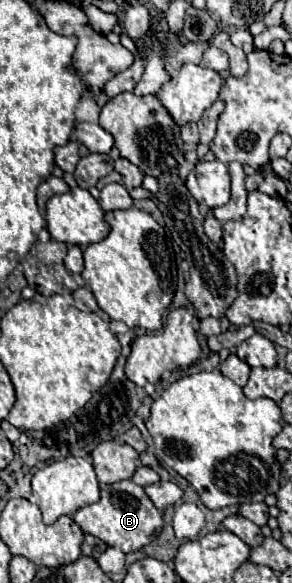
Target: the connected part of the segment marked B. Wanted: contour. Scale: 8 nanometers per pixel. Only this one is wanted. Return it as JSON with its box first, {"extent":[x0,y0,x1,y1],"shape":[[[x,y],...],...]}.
{"extent":[73,480,163,554],"shape":[[[121,480],[109,486],[103,486],[101,490],[101,500],[91,506],[83,506],[73,514],[73,520],[79,524],[79,528],[85,534],[93,534],[101,538],[107,546],[117,546],[125,554],[137,552],[143,546],[147,546],[163,526],[161,512],[153,506],[149,496],[141,486],[137,486],[131,480]]]}

